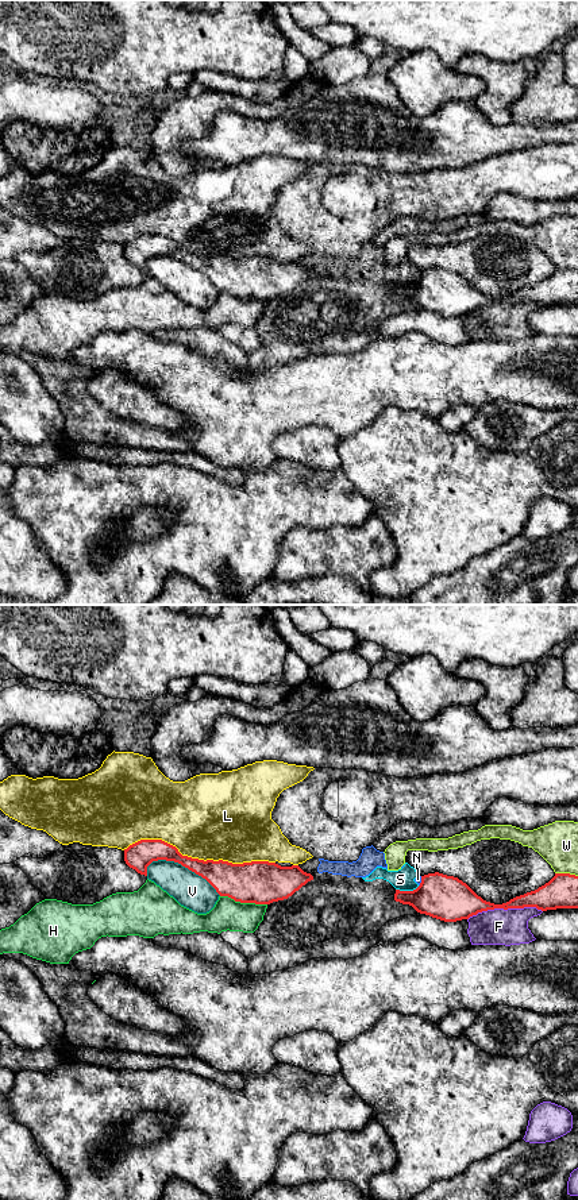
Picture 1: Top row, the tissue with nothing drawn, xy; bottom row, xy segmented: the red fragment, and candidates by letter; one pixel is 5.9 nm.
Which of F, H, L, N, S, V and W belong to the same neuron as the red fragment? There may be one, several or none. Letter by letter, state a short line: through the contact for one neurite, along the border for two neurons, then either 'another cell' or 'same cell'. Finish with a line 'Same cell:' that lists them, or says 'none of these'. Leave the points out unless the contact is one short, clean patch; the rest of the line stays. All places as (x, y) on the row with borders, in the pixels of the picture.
F: another cell
H: another cell
L: another cell
N: another cell
S: line xy (419, 886), (412, 890), (396, 890); another cell
V: another cell
W: another cell
Same cell: none of these

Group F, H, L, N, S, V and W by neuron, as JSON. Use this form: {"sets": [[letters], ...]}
{"sets": [["F"], ["H"], ["L"], ["N", "S"], ["V"], ["W"]]}

